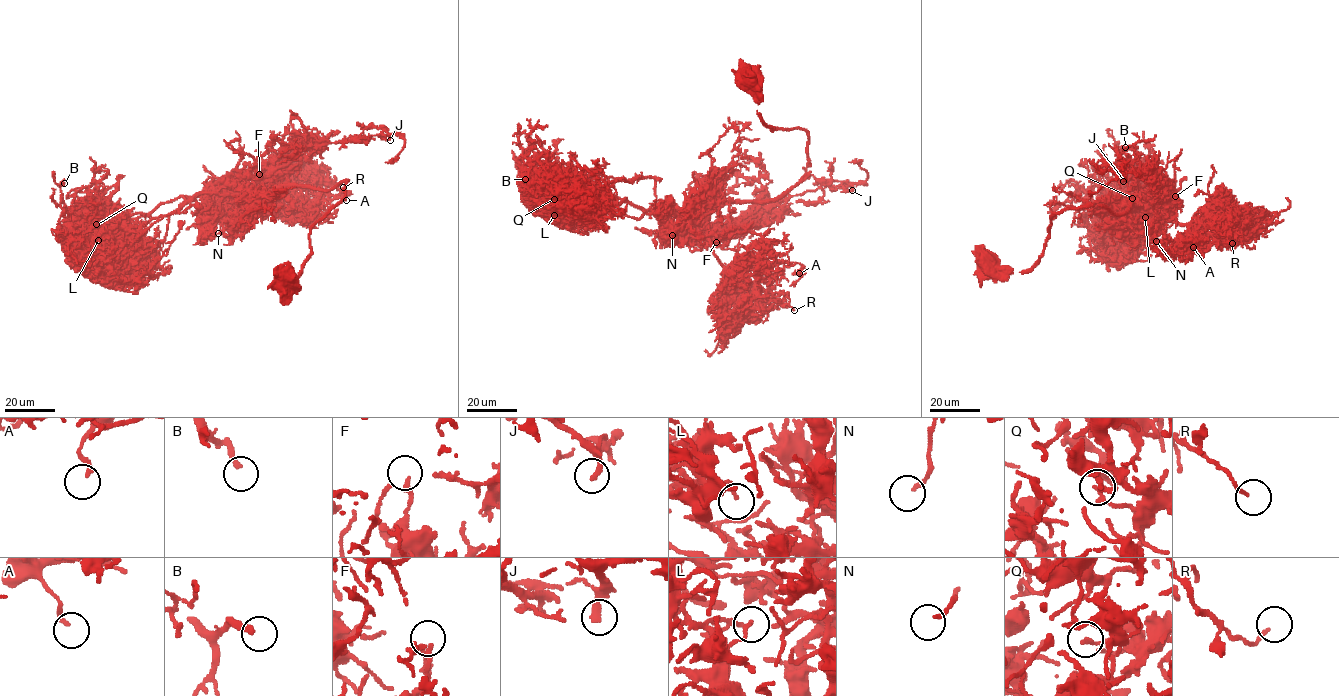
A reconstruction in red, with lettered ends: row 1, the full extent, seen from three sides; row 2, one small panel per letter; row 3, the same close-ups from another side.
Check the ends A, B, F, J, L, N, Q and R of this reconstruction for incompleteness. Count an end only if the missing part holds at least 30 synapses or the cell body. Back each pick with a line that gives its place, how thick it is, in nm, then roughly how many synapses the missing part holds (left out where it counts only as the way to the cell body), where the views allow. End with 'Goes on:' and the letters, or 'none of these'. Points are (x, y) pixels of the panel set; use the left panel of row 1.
Goes on: none of these

